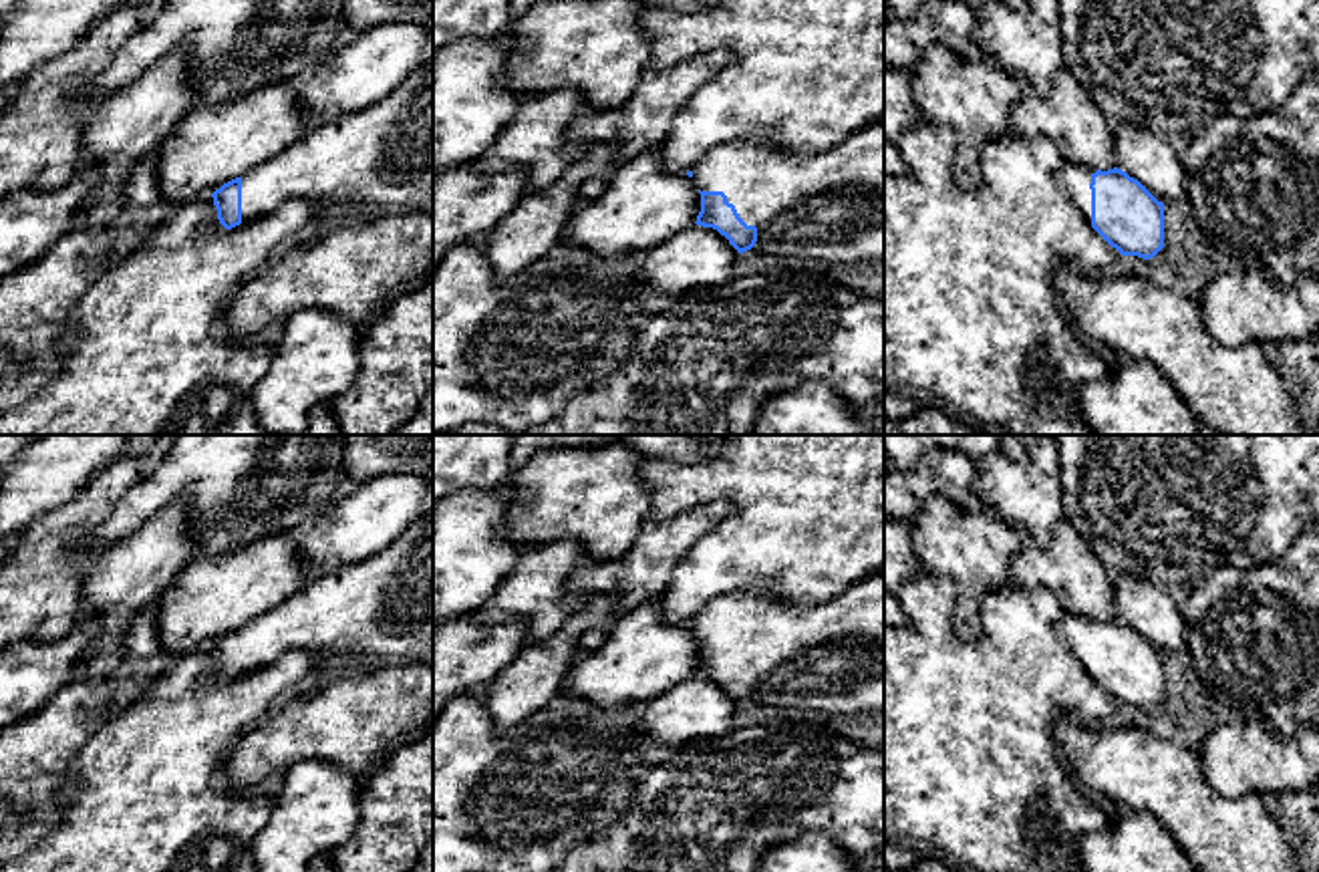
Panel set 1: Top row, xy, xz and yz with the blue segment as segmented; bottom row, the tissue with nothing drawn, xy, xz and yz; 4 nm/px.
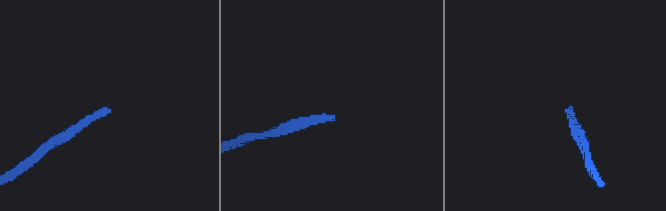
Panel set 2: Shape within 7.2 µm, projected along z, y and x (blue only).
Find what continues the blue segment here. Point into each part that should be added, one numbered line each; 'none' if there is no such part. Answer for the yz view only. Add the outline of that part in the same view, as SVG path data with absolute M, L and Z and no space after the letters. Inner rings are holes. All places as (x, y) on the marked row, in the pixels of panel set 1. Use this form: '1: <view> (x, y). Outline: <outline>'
1: yz (1074, 180). Outline: M1063 161L1055 169L1055 179L1059 181L1061 189L1069 195L1069 199L1077 205L1083 217L1091 224L1091 175L1095 169Z

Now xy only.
1: xy (381, 158). Outline: M433 54L379 103L314 123L296 143L242 177L242 224L290 199L322 203L336 213L433 207Z

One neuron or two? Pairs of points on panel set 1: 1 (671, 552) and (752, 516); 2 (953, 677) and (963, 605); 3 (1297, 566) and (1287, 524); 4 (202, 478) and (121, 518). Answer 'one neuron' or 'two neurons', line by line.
1: two neurons
2: two neurons
3: two neurons
4: one neuron

